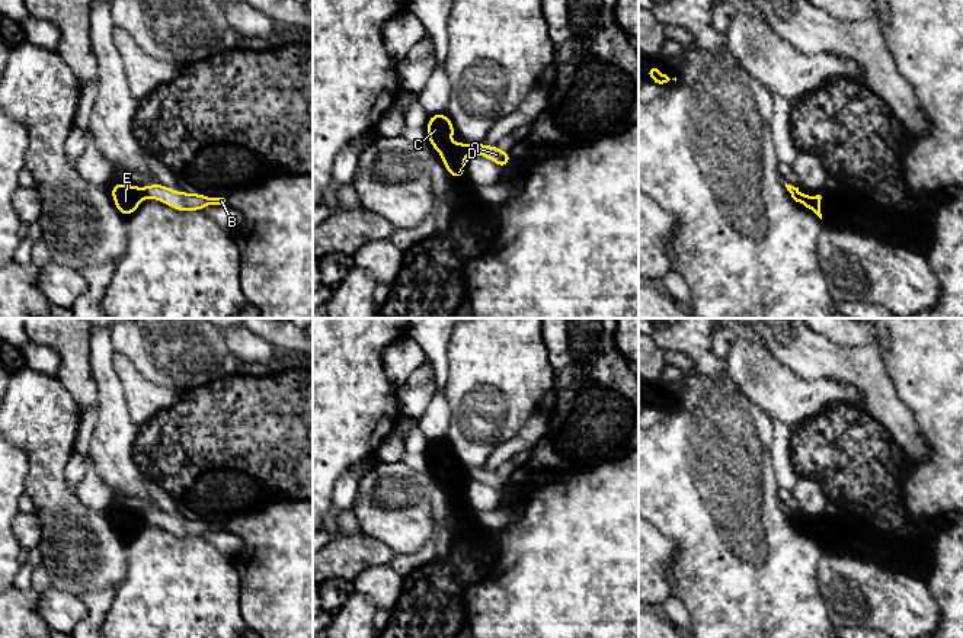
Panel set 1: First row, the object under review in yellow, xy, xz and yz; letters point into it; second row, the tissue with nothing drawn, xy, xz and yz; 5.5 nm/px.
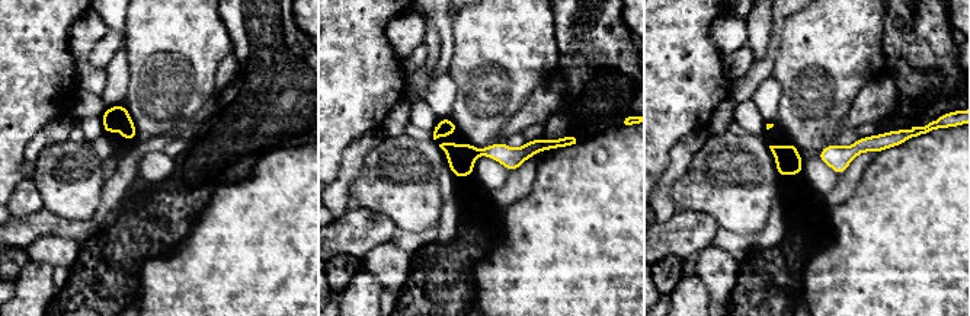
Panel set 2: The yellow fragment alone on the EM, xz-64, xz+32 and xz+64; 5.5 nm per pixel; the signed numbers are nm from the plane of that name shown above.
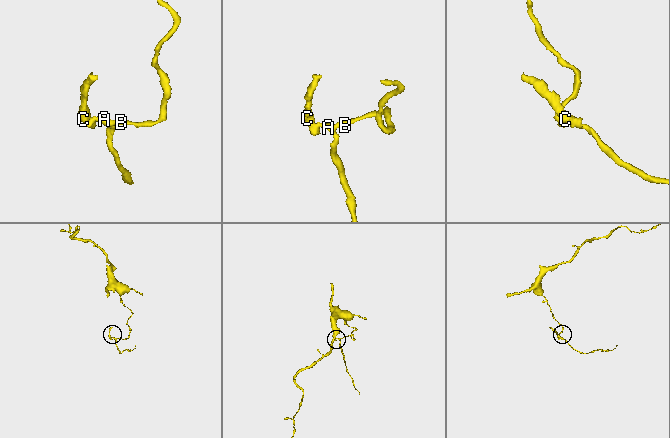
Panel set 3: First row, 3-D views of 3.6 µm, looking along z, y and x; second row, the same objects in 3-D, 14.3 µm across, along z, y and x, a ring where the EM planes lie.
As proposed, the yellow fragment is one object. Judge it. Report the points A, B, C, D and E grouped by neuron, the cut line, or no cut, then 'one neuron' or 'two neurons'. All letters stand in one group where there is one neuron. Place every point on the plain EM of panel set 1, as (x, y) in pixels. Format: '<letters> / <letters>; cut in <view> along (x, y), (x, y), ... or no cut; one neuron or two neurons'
A B / C D E; cut in xz along (463, 468), (469, 477); two neurons

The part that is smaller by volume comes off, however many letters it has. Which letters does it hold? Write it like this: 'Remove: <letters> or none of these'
Remove: C, D, E

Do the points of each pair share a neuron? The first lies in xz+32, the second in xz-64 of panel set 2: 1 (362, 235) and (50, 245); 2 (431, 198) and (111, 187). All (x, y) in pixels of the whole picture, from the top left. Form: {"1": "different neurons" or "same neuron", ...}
{"1": "different neurons", "2": "different neurons"}

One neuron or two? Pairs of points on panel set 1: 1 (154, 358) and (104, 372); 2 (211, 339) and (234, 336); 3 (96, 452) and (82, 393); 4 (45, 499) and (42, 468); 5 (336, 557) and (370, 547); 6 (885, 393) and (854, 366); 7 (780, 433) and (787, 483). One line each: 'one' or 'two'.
1: two
2: two
3: two
4: one
5: one
6: one
7: one

